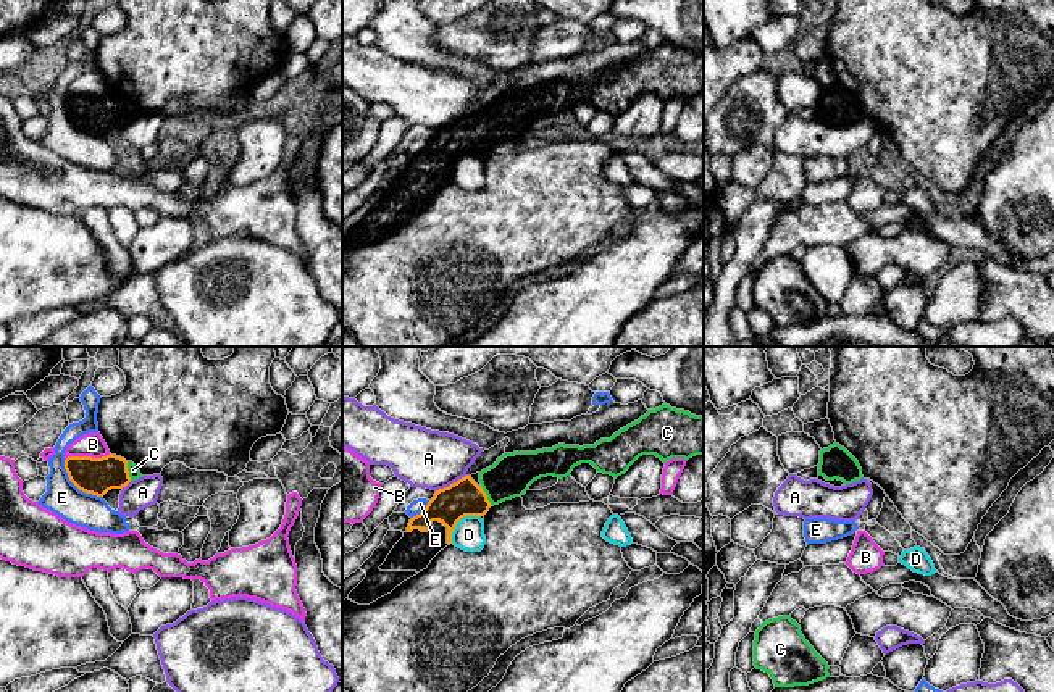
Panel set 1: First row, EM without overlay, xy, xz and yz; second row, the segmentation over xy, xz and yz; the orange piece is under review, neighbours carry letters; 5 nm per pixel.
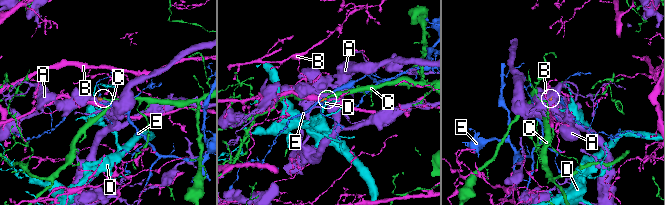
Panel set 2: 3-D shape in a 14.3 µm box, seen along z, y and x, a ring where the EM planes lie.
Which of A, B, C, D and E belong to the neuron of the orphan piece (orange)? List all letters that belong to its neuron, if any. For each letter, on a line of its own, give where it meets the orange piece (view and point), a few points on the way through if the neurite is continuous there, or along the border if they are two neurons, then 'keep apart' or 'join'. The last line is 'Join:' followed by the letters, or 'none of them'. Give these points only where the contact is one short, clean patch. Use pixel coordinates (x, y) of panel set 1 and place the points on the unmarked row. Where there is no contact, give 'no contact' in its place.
A: contact xz (451, 123); border xz (465, 113), (436, 129); keep apart
B: contact xy (87, 95); border xy (110, 92), (100, 95), (68, 95), (65, 99); keep apart
C: contact xz (486, 134); way xz (465, 136), (486, 134), (510, 115); join
D: contact xz (457, 160); border xz (478, 154), (465, 154), (457, 162), (451, 181); keep apart
E: contact xy (76, 125); border xy (63, 99), (66, 115), (79, 128), (102, 136); keep apart
Join: C

